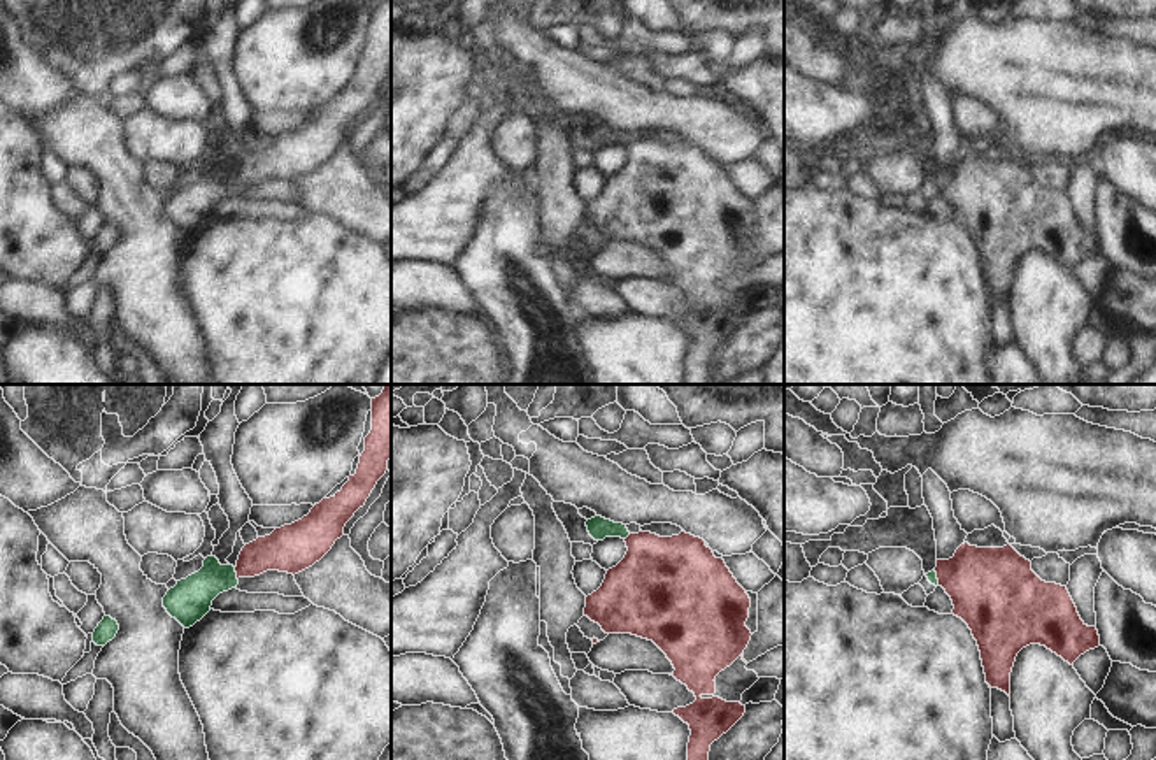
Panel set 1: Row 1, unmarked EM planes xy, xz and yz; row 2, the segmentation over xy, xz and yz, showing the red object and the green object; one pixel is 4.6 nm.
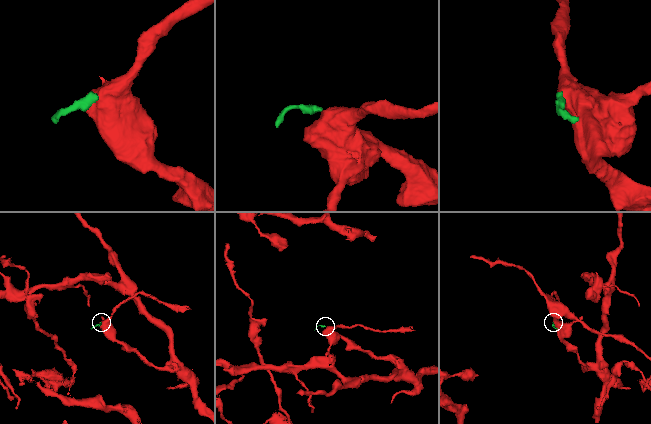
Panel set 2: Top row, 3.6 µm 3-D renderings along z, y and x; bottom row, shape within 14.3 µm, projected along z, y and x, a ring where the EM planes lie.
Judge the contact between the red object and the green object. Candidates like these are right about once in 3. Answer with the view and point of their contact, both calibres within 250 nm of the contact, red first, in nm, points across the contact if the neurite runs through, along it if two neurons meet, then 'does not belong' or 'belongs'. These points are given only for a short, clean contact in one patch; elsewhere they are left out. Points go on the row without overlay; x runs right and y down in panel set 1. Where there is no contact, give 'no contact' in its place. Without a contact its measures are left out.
meets red in xy at (237, 181); 200 nm thick on the red side, 190 nm on the other; border along xy (234, 174), (237, 186); does not belong

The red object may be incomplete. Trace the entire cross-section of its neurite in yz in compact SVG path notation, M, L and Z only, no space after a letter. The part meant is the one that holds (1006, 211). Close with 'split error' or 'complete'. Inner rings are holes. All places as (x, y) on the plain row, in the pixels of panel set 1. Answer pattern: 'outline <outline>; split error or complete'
outline M961 151L949 167L937 167L938 193L953 207L953 221L961 225L977 247L986 290L1010 302L1010 279L1017 260L1040 251L1074 269L1089 256L1100 253L1096 233L1088 233L1067 197L1067 193L1042 188L1031 168L1021 163L1010 151L1003 154L977 154Z; complete

